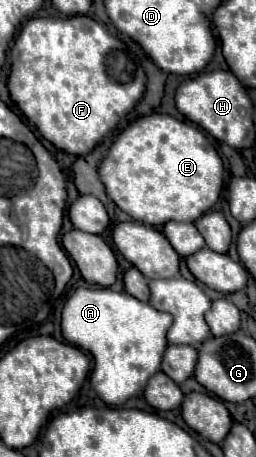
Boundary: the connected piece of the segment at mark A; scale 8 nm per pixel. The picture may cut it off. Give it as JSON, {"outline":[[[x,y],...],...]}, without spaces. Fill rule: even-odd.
{"outline":[[[78,288],[62,310],[62,336],[94,356],[90,384],[110,406],[126,402],[160,370],[170,324],[172,316],[168,312],[160,312],[148,302],[110,288]]]}

